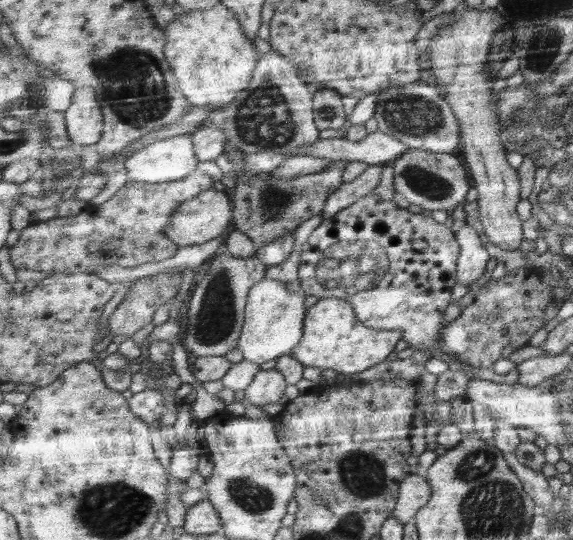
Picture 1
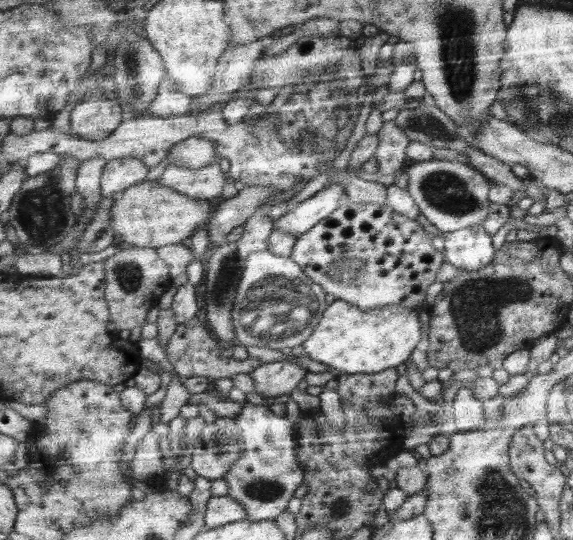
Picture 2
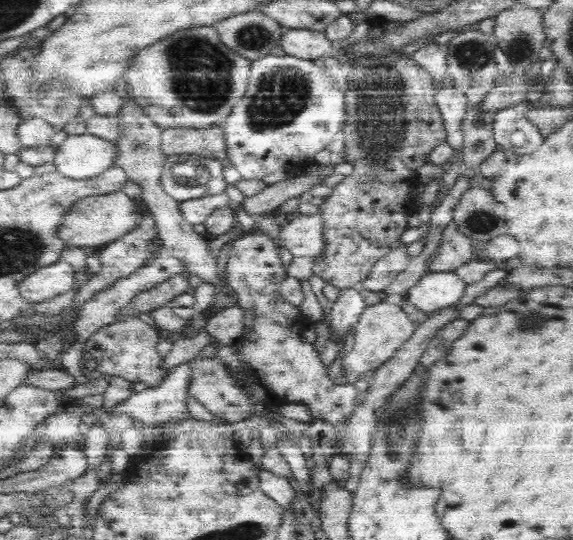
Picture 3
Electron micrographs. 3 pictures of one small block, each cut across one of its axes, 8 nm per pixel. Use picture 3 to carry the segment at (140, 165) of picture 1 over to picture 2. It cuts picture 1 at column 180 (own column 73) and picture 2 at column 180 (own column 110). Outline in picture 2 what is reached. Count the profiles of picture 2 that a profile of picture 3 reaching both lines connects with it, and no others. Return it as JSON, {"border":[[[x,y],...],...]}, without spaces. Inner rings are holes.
{"border":[[[192,136],[182,143],[176,144],[168,152],[166,158],[169,162],[168,167],[170,165],[180,166],[180,168],[190,168],[190,170],[208,167],[219,159],[215,152],[215,144],[212,143],[212,140],[202,136]]]}

